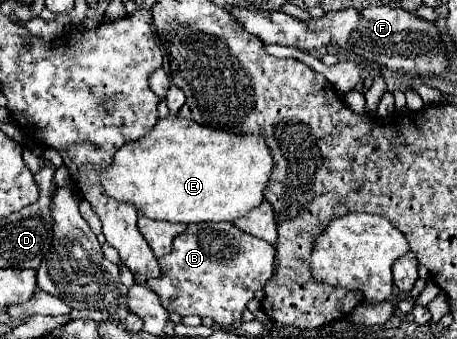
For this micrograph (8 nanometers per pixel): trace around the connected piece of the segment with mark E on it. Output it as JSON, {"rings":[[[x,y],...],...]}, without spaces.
{"rings":[[[169,115],[159,119],[149,135],[123,145],[101,183],[117,201],[135,203],[149,219],[171,223],[235,221],[265,199],[275,159],[265,139],[255,133],[231,133],[205,127],[191,119]]]}

